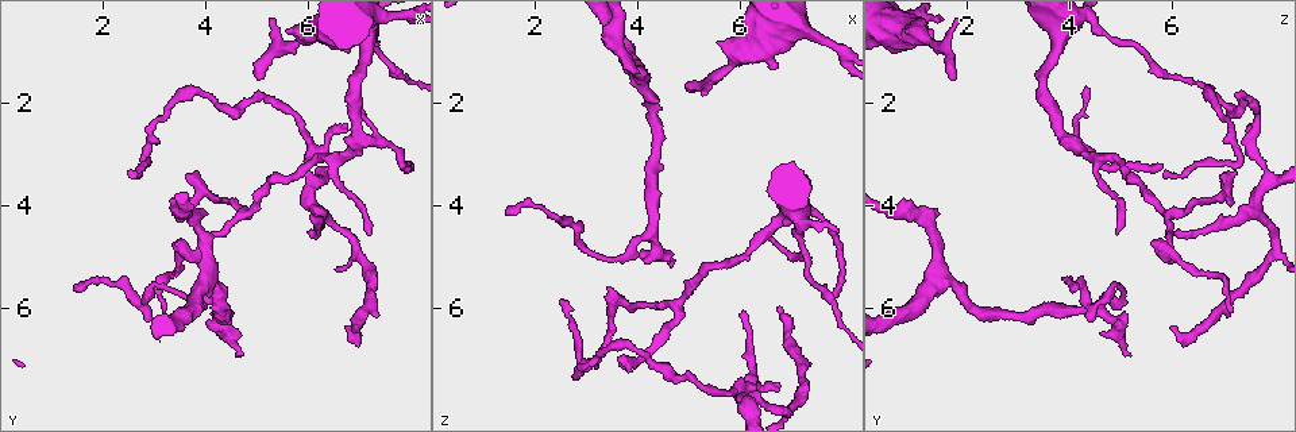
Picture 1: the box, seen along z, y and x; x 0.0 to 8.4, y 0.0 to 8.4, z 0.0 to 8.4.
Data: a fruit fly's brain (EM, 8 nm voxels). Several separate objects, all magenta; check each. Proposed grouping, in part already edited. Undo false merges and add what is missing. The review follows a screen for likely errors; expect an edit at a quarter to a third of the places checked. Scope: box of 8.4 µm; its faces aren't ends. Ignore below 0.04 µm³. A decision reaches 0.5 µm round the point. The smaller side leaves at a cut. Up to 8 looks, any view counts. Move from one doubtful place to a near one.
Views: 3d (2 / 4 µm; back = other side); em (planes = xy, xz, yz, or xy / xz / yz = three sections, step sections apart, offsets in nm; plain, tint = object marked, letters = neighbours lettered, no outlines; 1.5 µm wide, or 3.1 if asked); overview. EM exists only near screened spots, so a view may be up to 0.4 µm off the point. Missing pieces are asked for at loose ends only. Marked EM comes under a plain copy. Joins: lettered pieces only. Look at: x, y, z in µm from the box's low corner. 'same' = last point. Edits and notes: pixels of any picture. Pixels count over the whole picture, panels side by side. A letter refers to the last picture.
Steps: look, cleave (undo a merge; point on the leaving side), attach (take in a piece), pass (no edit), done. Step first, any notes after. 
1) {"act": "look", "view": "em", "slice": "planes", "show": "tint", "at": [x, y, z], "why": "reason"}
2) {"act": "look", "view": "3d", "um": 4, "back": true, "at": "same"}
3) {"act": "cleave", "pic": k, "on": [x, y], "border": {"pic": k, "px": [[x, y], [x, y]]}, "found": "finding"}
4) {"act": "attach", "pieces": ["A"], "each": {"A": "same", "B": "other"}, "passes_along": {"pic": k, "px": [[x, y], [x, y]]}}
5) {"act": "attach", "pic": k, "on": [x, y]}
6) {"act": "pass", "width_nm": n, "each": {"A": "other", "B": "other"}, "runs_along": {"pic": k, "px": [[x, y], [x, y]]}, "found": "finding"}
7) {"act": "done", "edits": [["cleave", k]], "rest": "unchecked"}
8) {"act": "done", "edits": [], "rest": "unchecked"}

{"act": "look", "view": "em", "slice": "planes", "show": "tint", "at": [1.45, 5.65, 4.20], "why": "end of a long branch"}

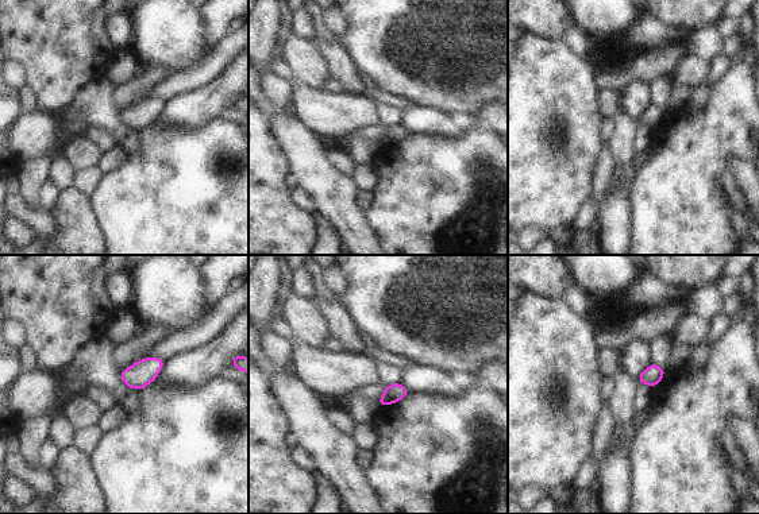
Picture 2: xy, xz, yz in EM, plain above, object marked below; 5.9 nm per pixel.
{"act": "look", "view": "em", "slice": "planes", "show": "letters", "at": "same"}

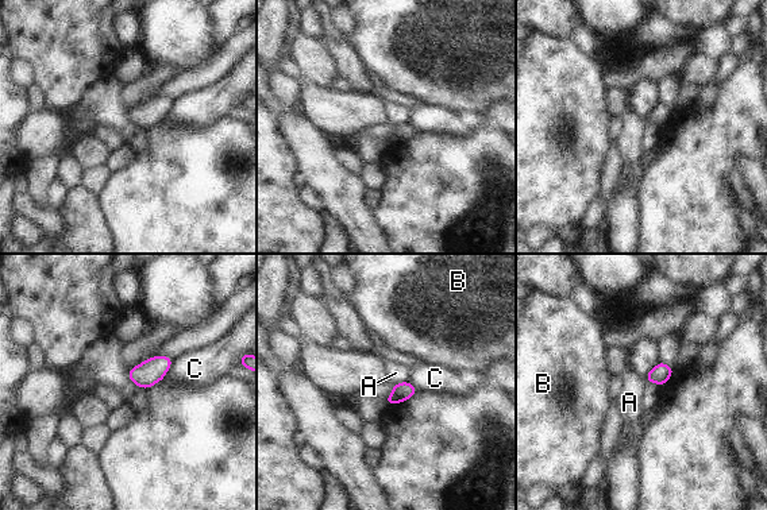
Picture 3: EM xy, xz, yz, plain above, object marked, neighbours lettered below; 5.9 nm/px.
{"act": "pass", "longest_contact_nm": ["C", 150], "each": {"A": "other", "B": "other", "C": "other"}, "border": {"pic": 3, "px": [[408, 379], [393, 383]]}, "found": "none of them fits"}

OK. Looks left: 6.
{"act": "look", "view": "em", "slice": "yz", "step": 8, "show": "tint", "at": [6.75, 6.30, 6.00], "why": "an open end"}

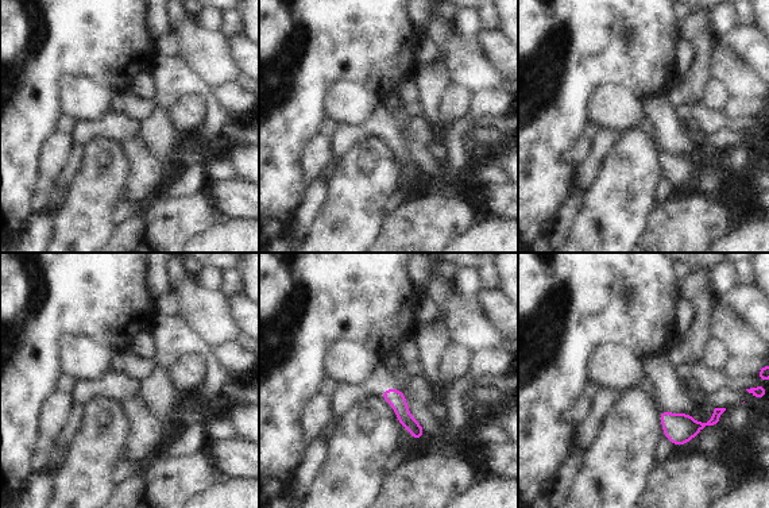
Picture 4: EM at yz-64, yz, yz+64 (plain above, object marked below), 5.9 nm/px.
{"act": "look", "view": "em", "slice": "xz", "step": 4, "show": "tint", "at": "same", "why": "another direction"}

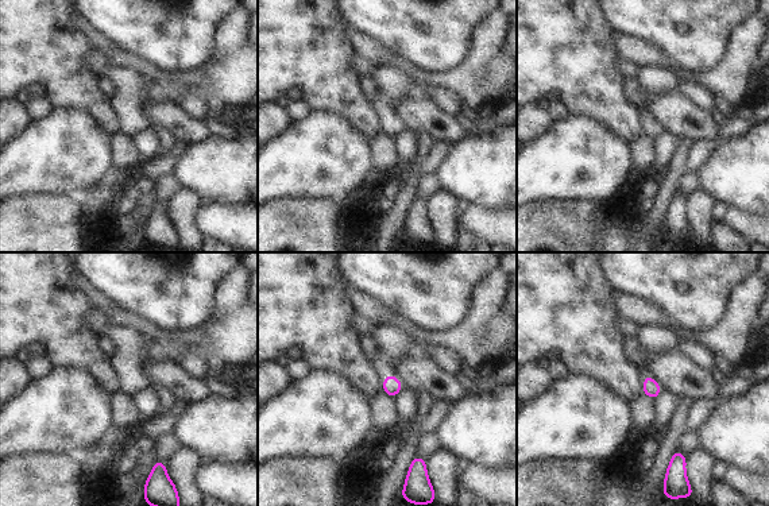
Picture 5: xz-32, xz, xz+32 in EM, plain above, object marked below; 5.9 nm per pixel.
{"act": "look", "view": "em", "slice": "xz", "step": 4, "show": "letters", "at": "same"}

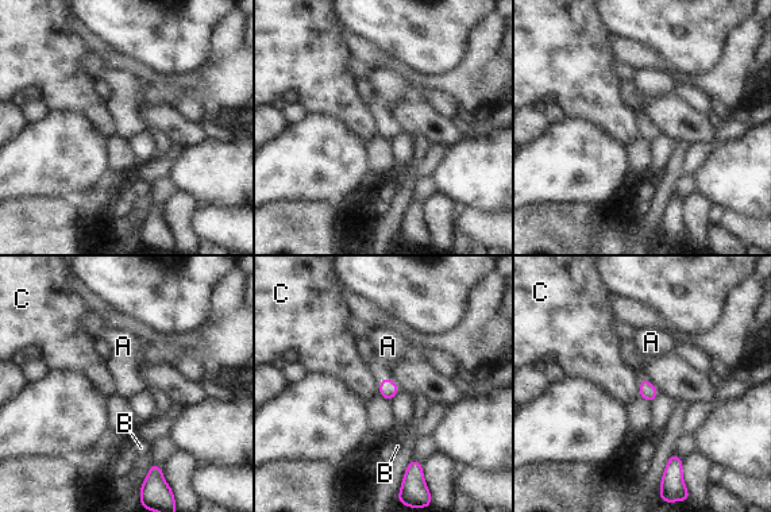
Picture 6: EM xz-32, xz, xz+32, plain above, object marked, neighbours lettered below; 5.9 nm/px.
{"act": "attach", "pieces": ["A"], "each": {"A": "same", "B": "other", "C": "other"}, "passes_along": {"pic": 6, "px": [[388, 388], [384, 380], [388, 346]]}, "found": "it goes on there"}

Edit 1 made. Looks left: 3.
{"act": "look", "view": "overview"}

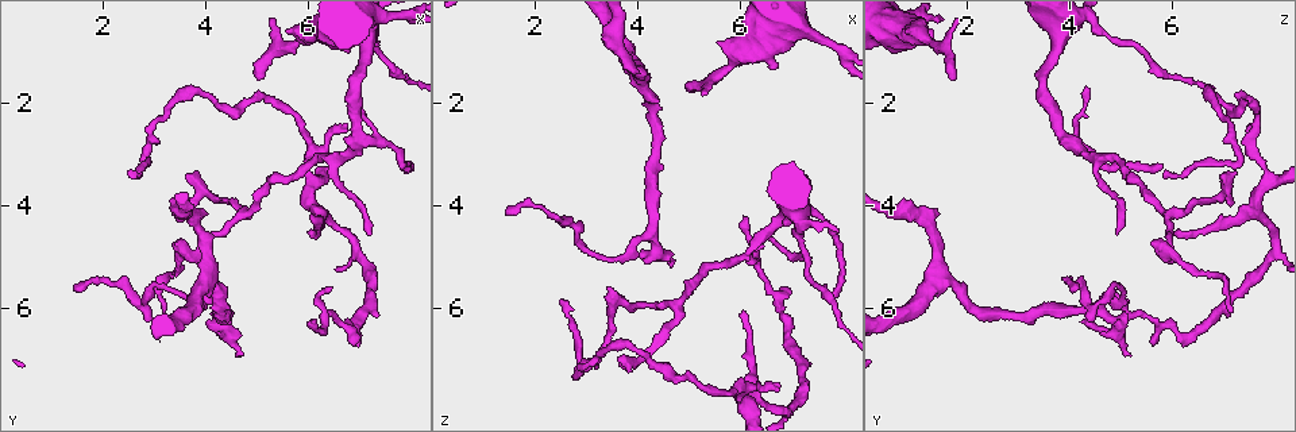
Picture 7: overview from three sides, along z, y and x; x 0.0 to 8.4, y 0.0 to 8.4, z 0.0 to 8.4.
{"act": "look", "view": "em", "slice": "yz", "step": 8, "show": "tint", "at": [6.70, 2.45, 7.65], "why": "tapers out"}

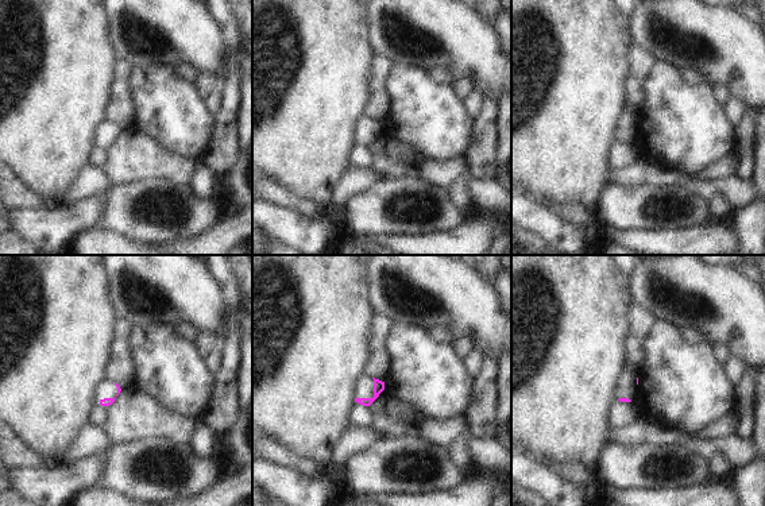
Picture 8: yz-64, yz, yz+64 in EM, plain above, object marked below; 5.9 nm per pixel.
{"act": "look", "view": "em", "slice": "planes", "show": "letters", "at": "same", "why": "another direction"}

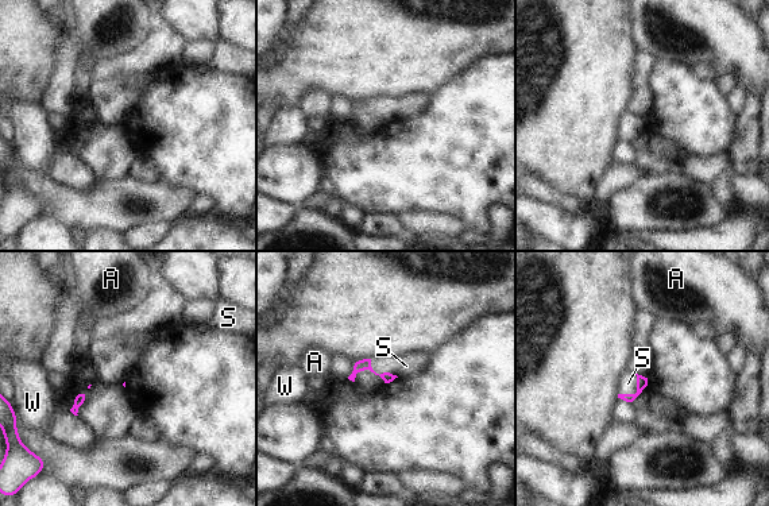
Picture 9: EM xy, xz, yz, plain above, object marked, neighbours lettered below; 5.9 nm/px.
{"act": "attach", "pieces": ["S"], "each": {"A": "other", "S": "same", "W": "other"}, "passes_along": {"pic": 9, "px": [[641, 381], [637, 391], [628, 383]]}, "found": "the neuron continues"}

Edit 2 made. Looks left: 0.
{"act": "done", "edits": [["attach", 6], ["attach", 9]], "rest": "unchecked"}

